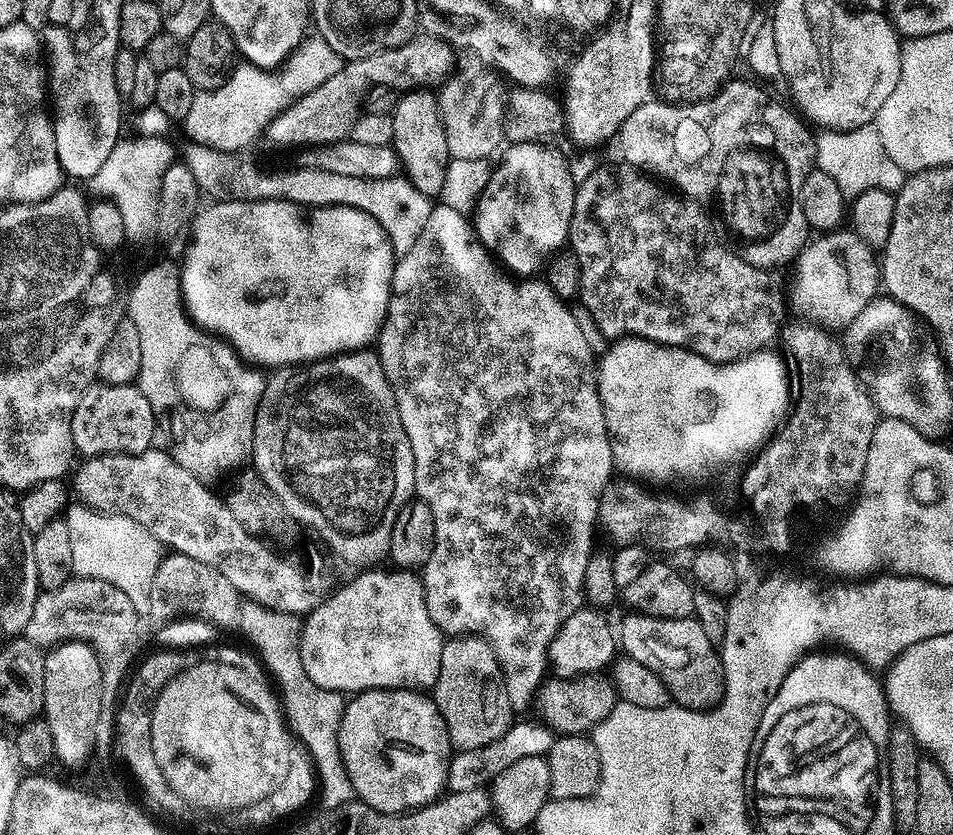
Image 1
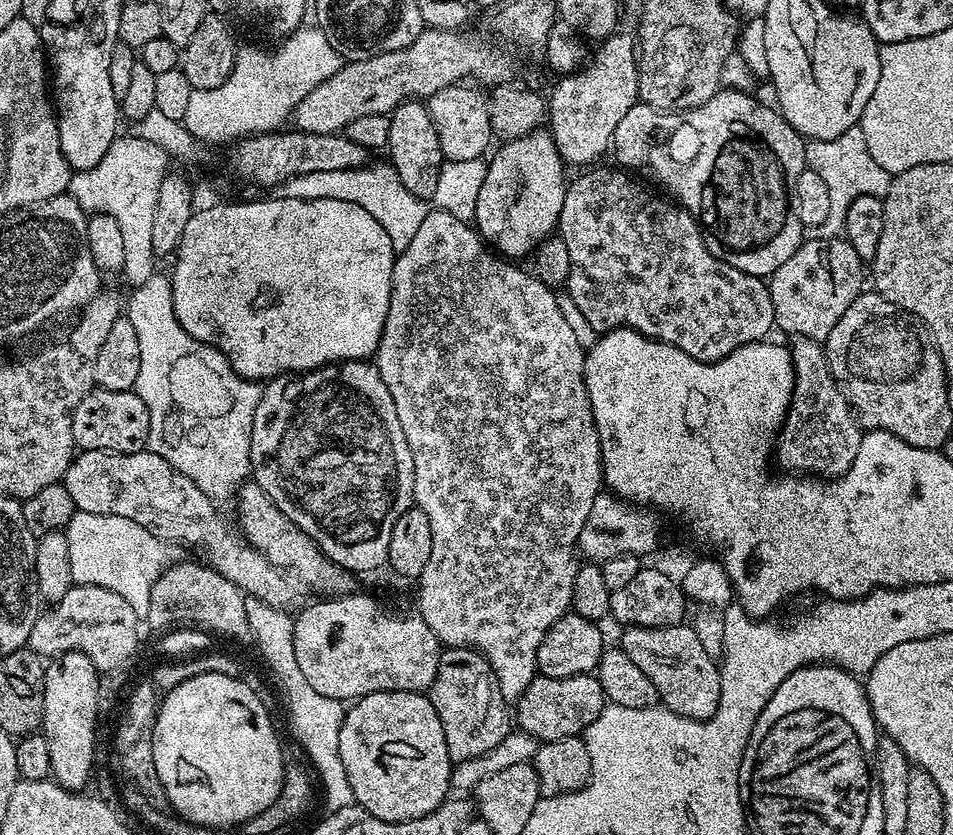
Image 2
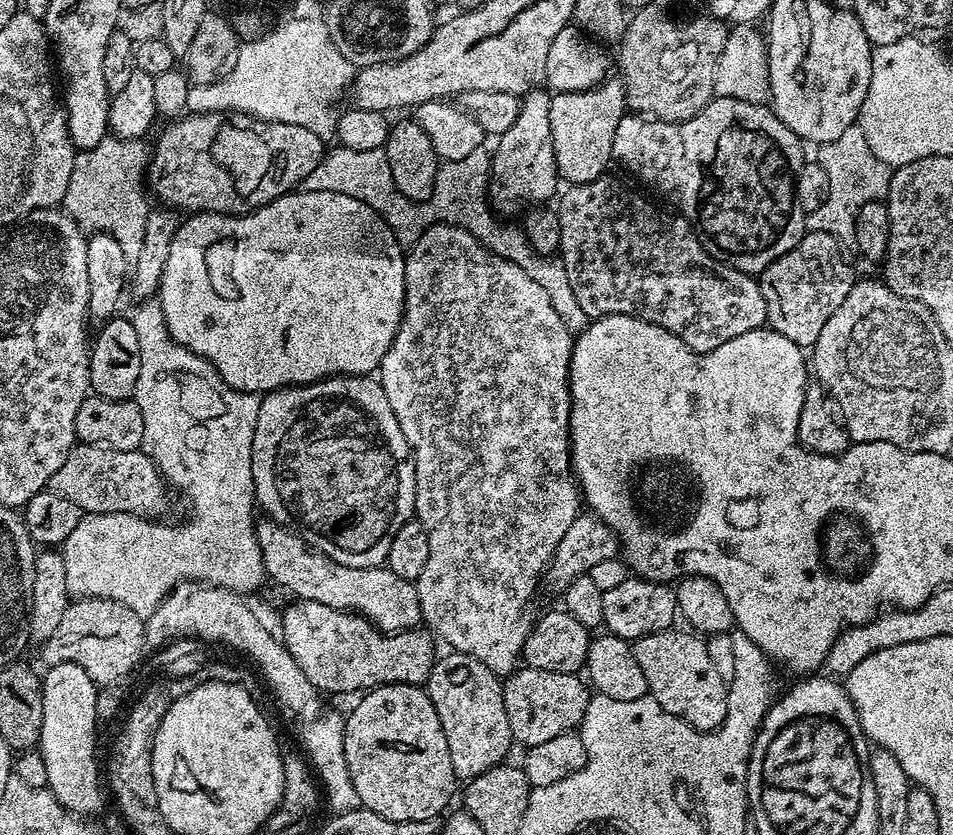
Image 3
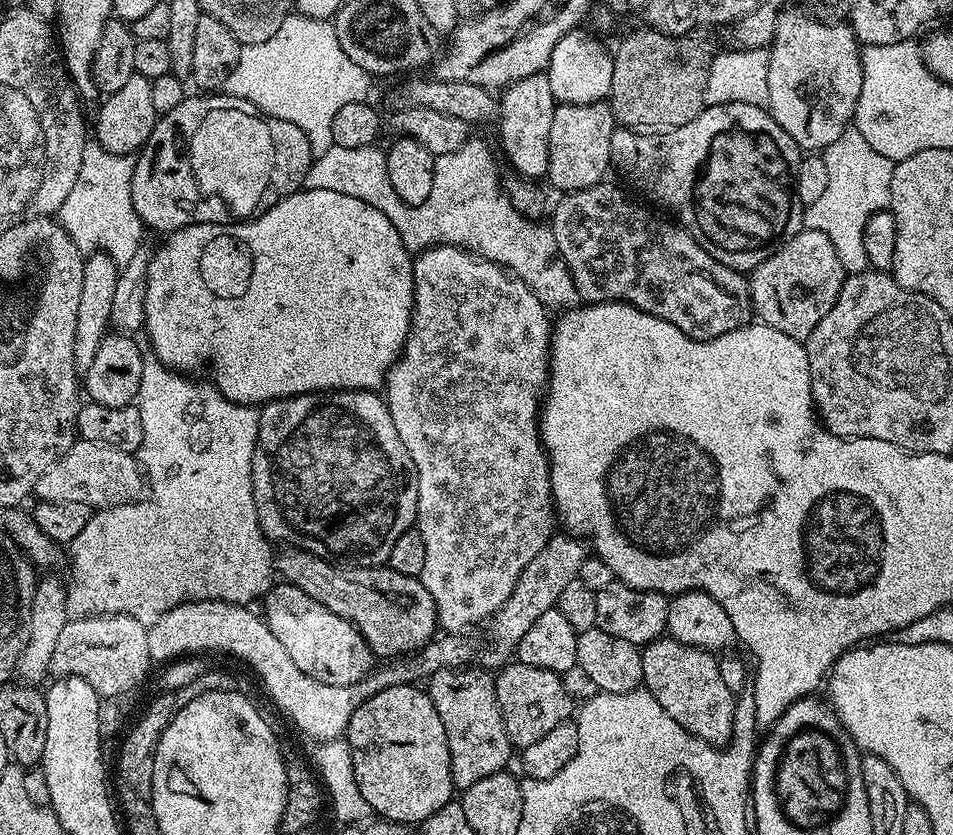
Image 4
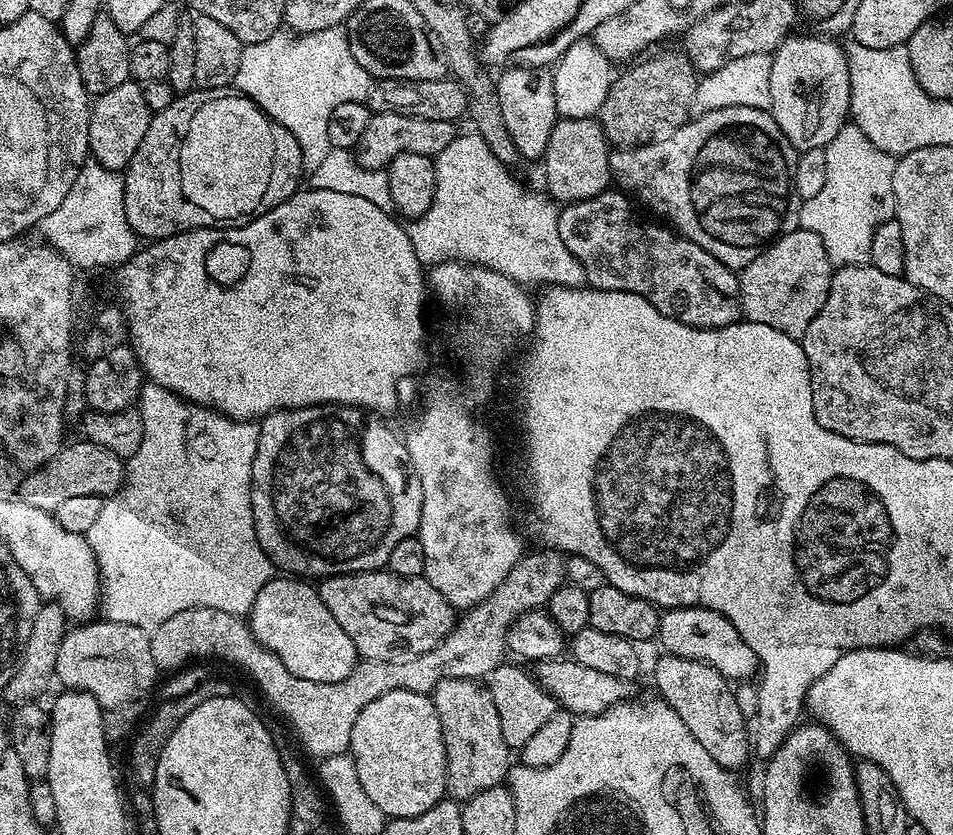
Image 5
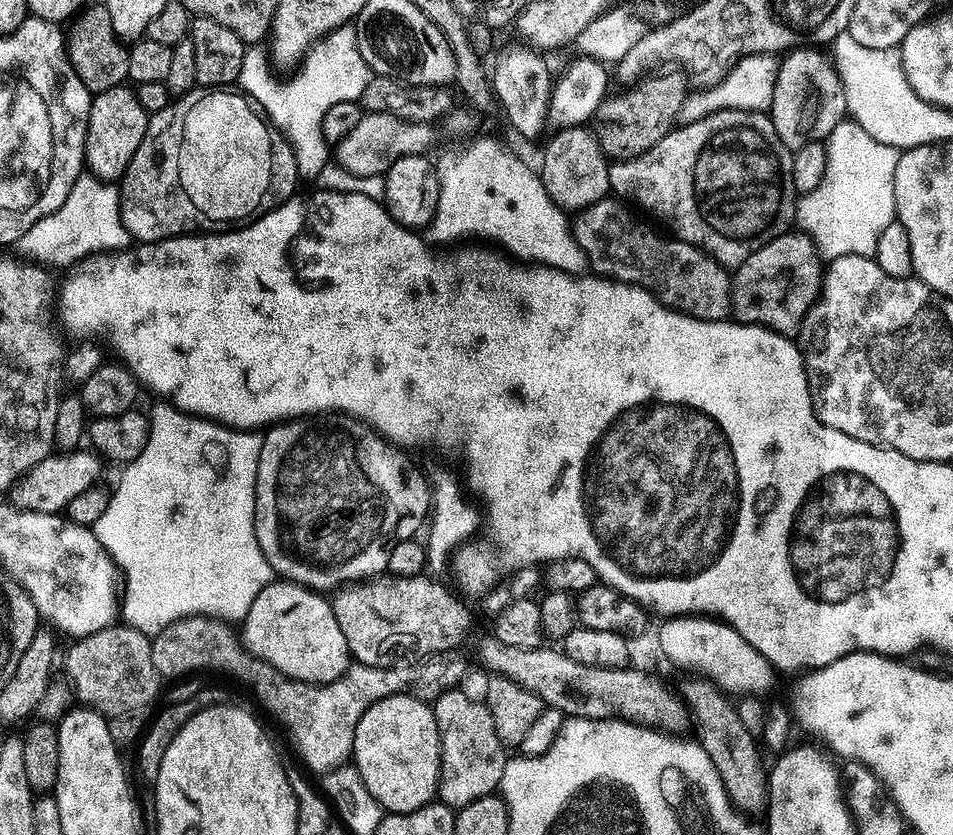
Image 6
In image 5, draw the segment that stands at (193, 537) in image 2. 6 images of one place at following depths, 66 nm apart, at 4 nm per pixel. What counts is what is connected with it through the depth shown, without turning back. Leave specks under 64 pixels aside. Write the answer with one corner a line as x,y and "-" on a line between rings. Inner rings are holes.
77,440
77,444
69,443
61,448
58,455
47,460
41,468
35,468
24,479
22,496
30,506
38,506
38,510
55,513
56,508
62,506
62,502
70,502
70,498
107,498
116,495
123,488
126,479
125,461
110,450
90,443
89,440

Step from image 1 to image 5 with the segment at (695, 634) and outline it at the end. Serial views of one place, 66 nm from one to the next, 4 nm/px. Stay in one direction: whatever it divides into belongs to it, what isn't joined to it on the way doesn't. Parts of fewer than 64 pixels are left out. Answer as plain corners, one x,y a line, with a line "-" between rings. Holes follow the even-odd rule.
671,654
661,655
652,676
656,679
656,688
665,705
671,708
684,726
687,735
693,736
718,766
737,770
753,755
750,739
750,724
738,710
733,685
718,670
701,660
691,660

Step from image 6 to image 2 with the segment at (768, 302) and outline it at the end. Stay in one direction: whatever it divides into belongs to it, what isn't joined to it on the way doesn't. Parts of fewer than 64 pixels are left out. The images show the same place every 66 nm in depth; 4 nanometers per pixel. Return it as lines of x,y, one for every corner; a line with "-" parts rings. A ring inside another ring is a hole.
837,236
829,240
805,239
767,281
776,307
775,327
789,332
789,337
827,341
832,327
865,291
865,261
861,260
858,250
854,250
849,240

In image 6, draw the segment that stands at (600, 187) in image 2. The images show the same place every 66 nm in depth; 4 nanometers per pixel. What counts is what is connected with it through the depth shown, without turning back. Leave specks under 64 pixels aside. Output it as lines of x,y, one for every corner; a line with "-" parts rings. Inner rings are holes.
605,198
575,213
571,221
572,233
586,254
589,269
609,280
647,288
660,303
676,312
684,312
699,320
725,319
732,305
729,269
723,268
693,244
655,232
623,206
628,207
619,199

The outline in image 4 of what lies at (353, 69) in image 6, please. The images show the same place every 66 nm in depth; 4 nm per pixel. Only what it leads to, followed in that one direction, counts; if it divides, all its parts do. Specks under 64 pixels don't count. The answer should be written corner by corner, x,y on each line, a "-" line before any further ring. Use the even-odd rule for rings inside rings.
290,14
286,22
282,22
278,34
274,34
274,38
241,47
238,62
230,78
224,83
223,91
227,95
248,101
249,105
255,106
273,121
294,122
294,126
298,126
302,134
306,134
312,147
312,155
317,157
326,154
326,150
330,150
334,144
334,114
338,114
342,106
350,106
350,102
367,101
372,84
373,77
362,70
358,62
350,62
346,50
342,50
335,27
322,26
321,21
309,16

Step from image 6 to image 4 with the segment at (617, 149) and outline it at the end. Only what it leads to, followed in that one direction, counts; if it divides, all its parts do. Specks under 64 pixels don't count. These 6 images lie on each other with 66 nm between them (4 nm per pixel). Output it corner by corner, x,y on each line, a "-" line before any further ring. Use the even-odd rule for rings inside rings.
643,26
632,32
617,48
614,48
614,78
610,93
612,115
617,125
631,132
669,132
678,126
686,126
705,107
704,91
710,63
707,52
691,35
667,36
651,26

